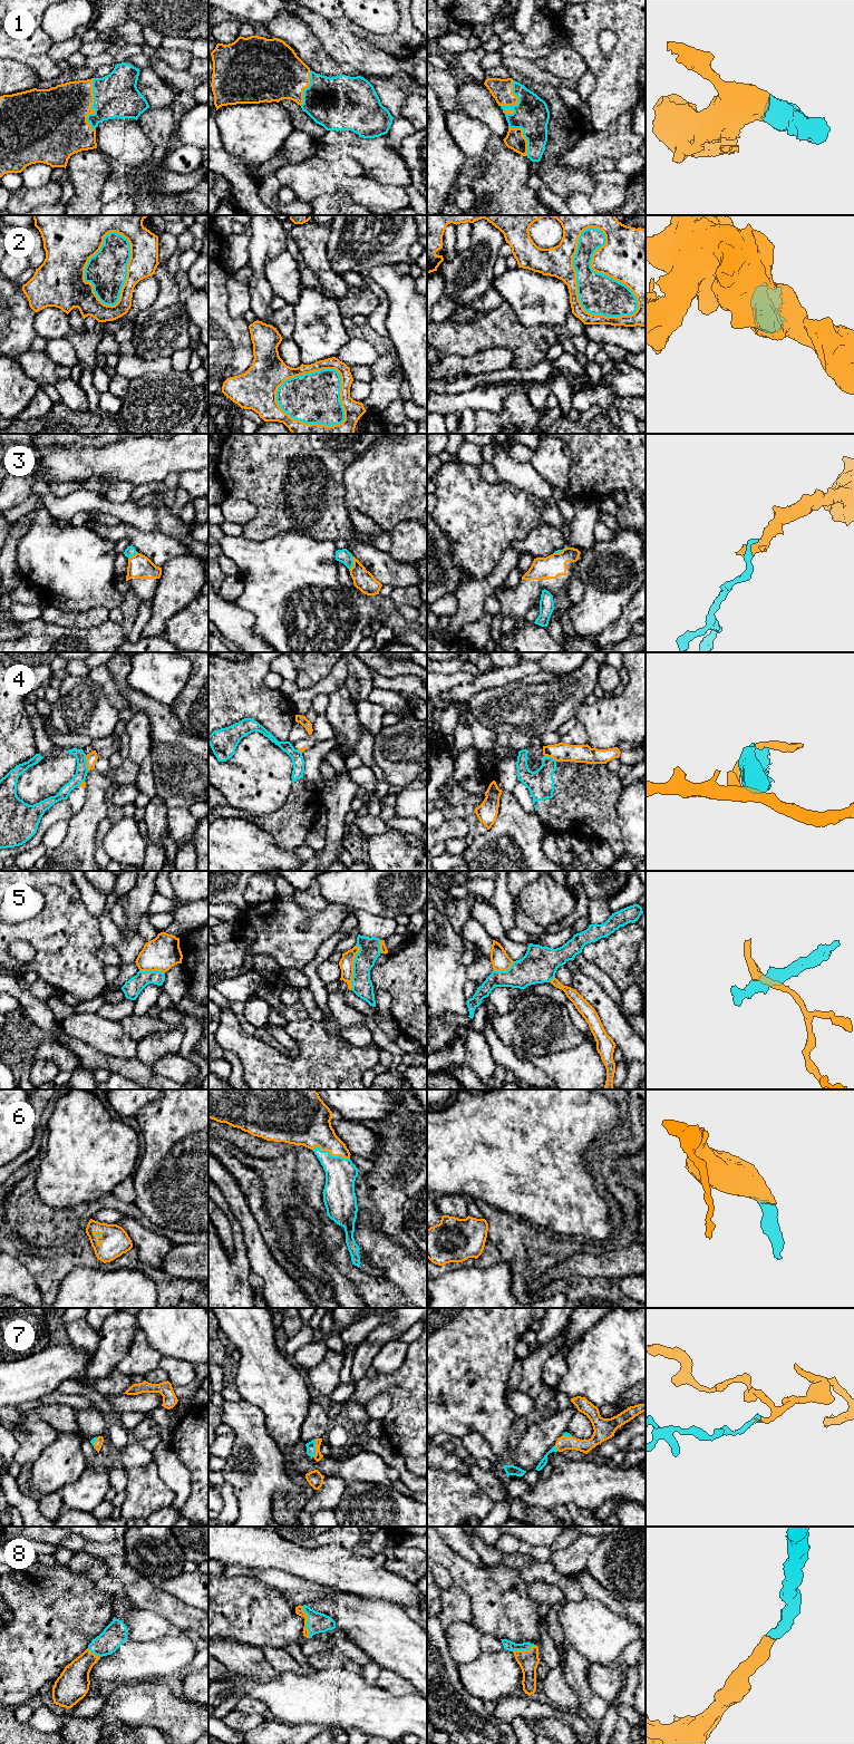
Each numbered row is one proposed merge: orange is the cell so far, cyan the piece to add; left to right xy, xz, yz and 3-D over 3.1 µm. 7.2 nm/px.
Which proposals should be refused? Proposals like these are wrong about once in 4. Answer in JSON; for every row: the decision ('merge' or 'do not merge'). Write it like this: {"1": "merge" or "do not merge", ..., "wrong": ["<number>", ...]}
{"1": "merge", "2": "do not merge", "3": "do not merge", "4": "do not merge", "5": "do not merge", "6": "merge", "7": "merge", "8": "merge", "wrong": ["2", "3", "4", "5"]}

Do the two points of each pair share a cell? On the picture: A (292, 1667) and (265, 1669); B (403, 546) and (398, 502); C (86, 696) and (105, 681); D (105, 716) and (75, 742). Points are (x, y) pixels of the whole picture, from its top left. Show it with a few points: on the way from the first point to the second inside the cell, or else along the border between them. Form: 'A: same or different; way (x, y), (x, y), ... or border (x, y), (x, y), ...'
A: different; border (261, 1649), (265, 1659), (277, 1672)
B: different; border (415, 520), (400, 522), (389, 532)
C: different; border (87, 676), (100, 688), (114, 707)
D: different; border (56, 729), (62, 733), (87, 735), (91, 739)

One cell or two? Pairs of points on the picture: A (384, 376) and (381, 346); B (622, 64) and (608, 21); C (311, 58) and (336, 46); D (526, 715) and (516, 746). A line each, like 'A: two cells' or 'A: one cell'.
A: two cells
B: one cell
C: two cells
D: two cells

